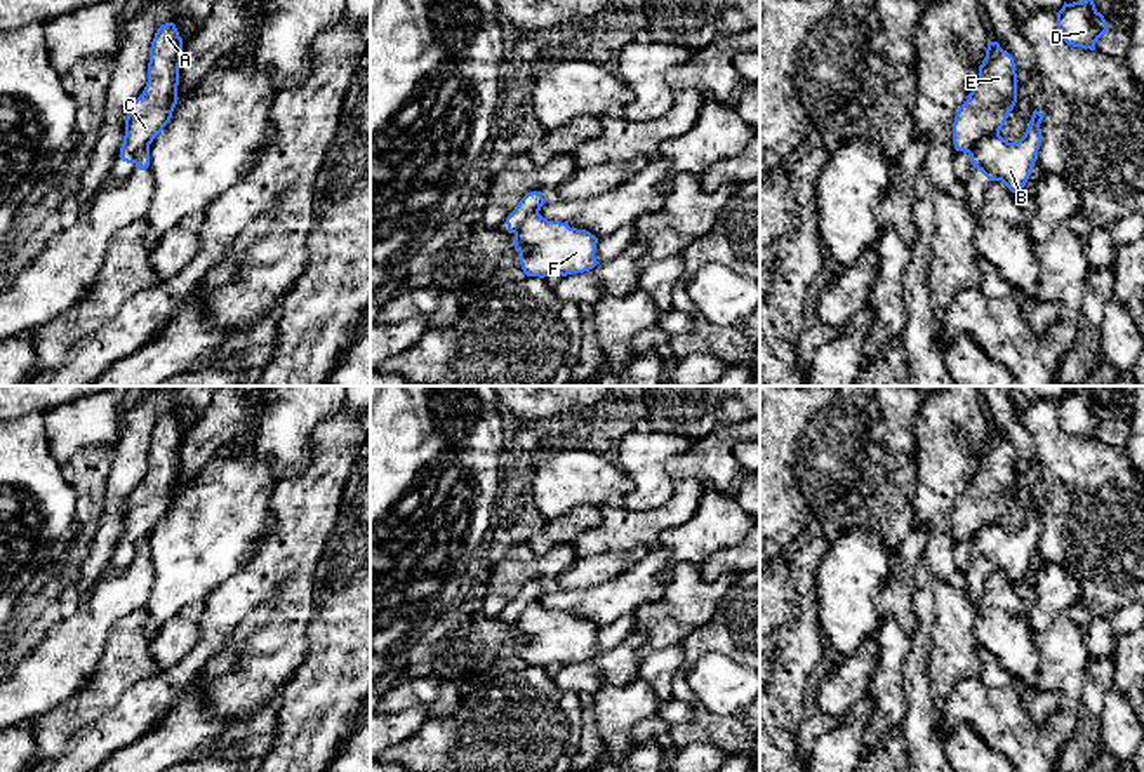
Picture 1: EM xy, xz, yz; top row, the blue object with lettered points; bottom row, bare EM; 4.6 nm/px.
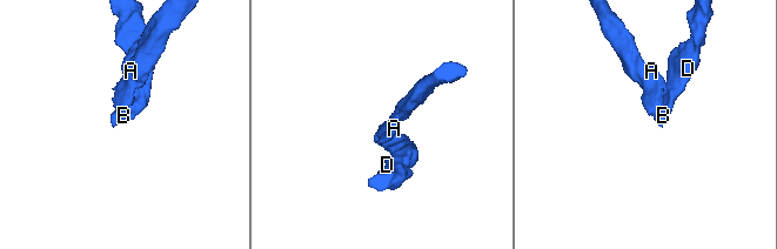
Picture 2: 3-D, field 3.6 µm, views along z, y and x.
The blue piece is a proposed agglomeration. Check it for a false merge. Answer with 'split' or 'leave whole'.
split

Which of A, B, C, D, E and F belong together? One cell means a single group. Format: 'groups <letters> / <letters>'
groups A C E / B D F

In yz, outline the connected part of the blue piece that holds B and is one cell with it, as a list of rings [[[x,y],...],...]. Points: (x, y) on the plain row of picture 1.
[[[1034,499],[1024,525],[1017,532],[1008,532],[1001,525],[982,529],[970,542],[974,558],[989,570],[1001,570],[1012,582],[1021,581],[1038,549],[1041,509],[1043,502]]]

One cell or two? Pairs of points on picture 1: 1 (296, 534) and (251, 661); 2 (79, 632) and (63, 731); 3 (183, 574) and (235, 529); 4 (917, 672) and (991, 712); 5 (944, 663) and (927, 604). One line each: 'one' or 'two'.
1: one
2: two
3: one
4: two
5: two

